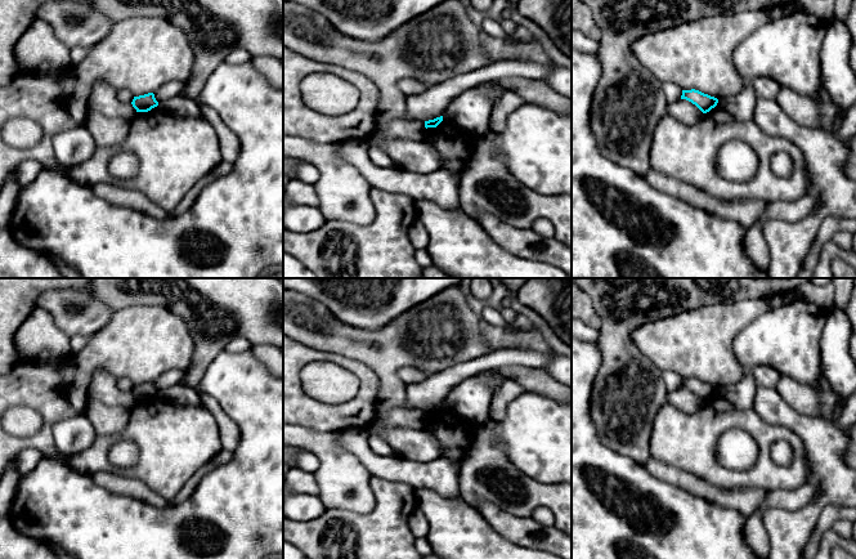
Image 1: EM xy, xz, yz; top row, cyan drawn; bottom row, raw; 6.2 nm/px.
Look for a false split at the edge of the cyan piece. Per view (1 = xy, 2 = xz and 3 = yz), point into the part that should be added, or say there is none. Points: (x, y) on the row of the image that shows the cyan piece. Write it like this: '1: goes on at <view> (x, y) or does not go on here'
1: does not go on here
2: does not go on here
3: does not go on here

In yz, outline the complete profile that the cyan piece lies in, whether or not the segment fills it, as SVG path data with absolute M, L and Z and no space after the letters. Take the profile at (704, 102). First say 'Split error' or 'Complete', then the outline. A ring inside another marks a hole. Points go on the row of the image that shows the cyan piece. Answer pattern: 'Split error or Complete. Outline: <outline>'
Complete. Outline: M691 89L691 90L682 90L681 99L686 99L695 104L703 113L709 112L712 108L714 108L718 103L718 99L714 97L711 97L708 94L704 94L699 90Z

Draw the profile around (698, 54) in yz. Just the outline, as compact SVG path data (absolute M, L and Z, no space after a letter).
M796 4L761 10L700 18L676 27L653 32L631 44L637 59L662 82L673 82L682 90L699 90L717 99L739 94L744 80L732 63L732 52L758 27L797 10Z

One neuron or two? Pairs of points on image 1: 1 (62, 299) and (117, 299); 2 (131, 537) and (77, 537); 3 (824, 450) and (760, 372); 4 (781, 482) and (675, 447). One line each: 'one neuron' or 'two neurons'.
1: two neurons
2: one neuron
3: two neurons
4: one neuron

